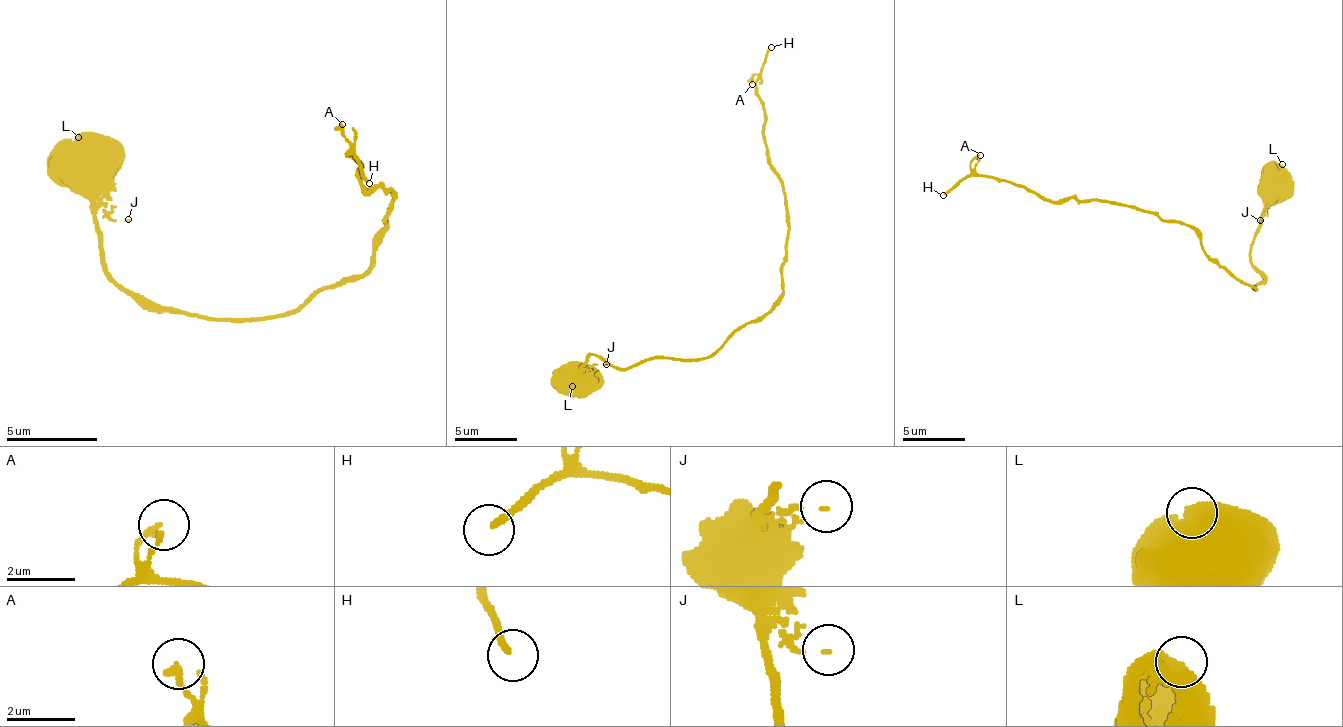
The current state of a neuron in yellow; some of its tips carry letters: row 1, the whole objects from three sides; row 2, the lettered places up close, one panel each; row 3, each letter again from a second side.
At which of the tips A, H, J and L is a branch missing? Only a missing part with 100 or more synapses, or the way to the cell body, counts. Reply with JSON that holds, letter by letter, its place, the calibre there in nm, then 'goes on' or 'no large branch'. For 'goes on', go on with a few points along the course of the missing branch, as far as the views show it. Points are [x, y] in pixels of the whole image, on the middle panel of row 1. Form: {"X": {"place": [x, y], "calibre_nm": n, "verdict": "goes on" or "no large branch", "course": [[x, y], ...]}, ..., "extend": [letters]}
{"A": {"place": [752, 84], "calibre_nm": 190, "verdict": "no large branch"}, "H": {"place": [771, 47], "calibre_nm": 170, "verdict": "goes on"}, "J": {"place": [606, 364], "calibre_nm": 40, "verdict": "no large branch"}, "L": {"place": [572, 386], "calibre_nm": 850, "verdict": "no large branch"}, "extend": ["H"]}

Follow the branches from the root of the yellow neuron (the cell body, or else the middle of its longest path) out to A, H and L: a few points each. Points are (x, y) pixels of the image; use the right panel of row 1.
A: (1210, 257), (1185, 223), (1167, 223), (1126, 205), (1039, 198), (1021, 186), (977, 174), (971, 161), (980, 155)
H: (1210, 257), (1185, 223), (1167, 223), (1126, 205), (1052, 202), (990, 177), (958, 180), (943, 195)
L: (1210, 257), (1254, 289), (1263, 279), (1251, 261), (1251, 242), (1260, 214), (1279, 195), (1282, 164)

